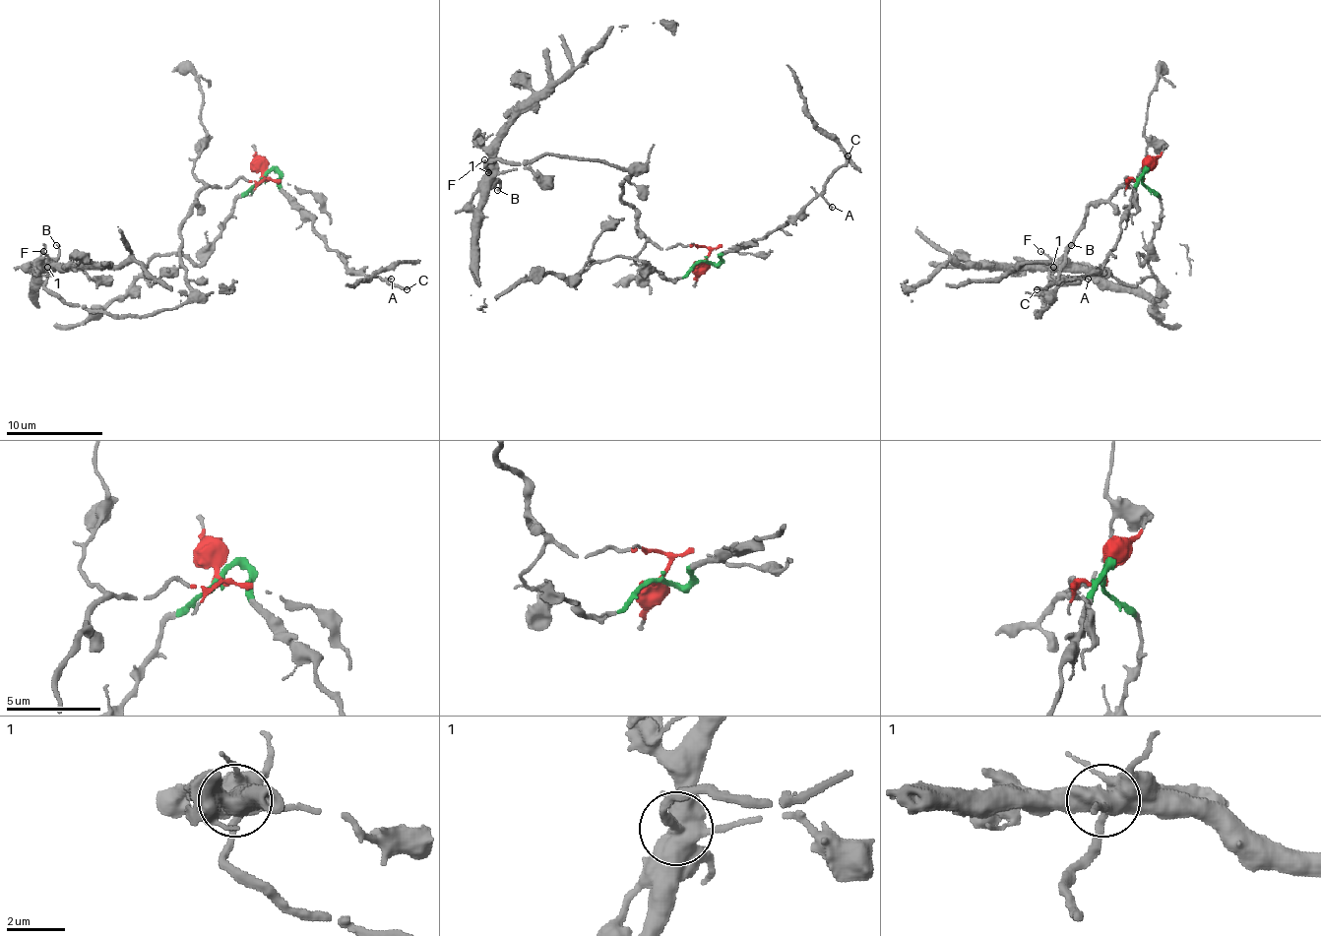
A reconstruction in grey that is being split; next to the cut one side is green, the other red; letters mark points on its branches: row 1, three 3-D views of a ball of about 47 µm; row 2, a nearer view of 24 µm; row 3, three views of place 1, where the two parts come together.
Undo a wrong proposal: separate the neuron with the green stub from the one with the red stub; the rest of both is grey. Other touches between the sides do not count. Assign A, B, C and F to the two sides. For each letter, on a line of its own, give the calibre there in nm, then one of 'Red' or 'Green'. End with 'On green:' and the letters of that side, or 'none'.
A: Thickness 90 nm. Green
B: Thickness 130 nm. Red
C: Thickness 200 nm. Green
F: Thickness 100 nm. Red
On green: A, C

